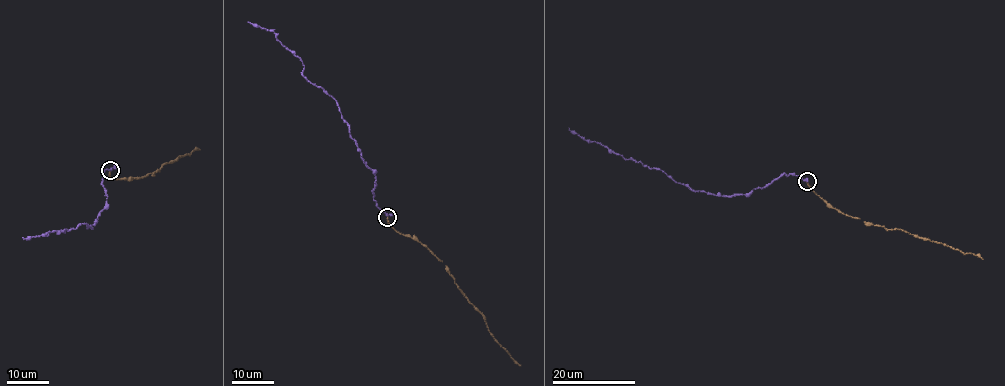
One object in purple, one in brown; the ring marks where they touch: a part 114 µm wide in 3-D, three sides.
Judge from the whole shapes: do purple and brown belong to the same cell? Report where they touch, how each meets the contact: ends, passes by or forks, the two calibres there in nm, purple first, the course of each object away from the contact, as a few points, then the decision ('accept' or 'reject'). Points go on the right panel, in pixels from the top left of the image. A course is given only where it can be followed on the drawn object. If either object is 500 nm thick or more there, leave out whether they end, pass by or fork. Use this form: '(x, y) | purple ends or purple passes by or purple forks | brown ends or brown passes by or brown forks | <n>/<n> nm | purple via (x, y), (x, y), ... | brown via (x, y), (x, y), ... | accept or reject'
(807, 181) | purple passes by | brown ends | 170/140 nm | purple via (807, 181), (794, 174), (784, 173), (744, 195), (718, 196), (691, 190), (665, 172), (587, 141), (569, 127) | brown via (807, 181), (829, 205), (849, 216), (890, 229), (903, 229), (983, 259) | accept

